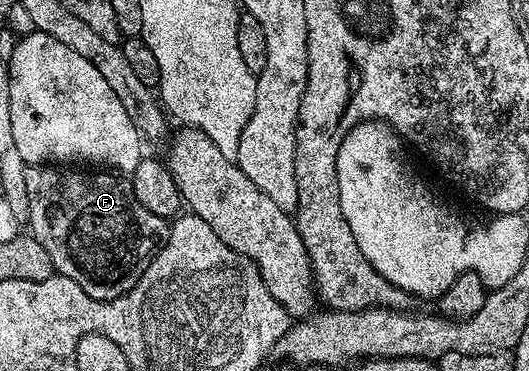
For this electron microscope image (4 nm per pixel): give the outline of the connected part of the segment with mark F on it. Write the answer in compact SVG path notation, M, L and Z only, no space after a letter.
M51 163L46 165L28 165L27 170L25 171L25 195L27 196L27 202L29 203L26 224L28 226L31 225L31 229L29 229L30 236L35 237L37 243L41 243L41 247L45 247L45 251L49 251L49 257L53 259L53 267L58 276L73 279L73 283L77 283L81 289L93 299L97 299L98 301L112 301L118 297L125 296L125 294L127 294L127 292L141 279L145 267L149 267L149 263L158 255L159 248L162 247L164 241L167 240L169 221L166 217L153 215L153 211L149 211L149 207L141 207L141 203L135 197L135 192L131 190L130 180L124 179L122 176L116 175L111 171L78 173L75 169L78 168L56 167Z

